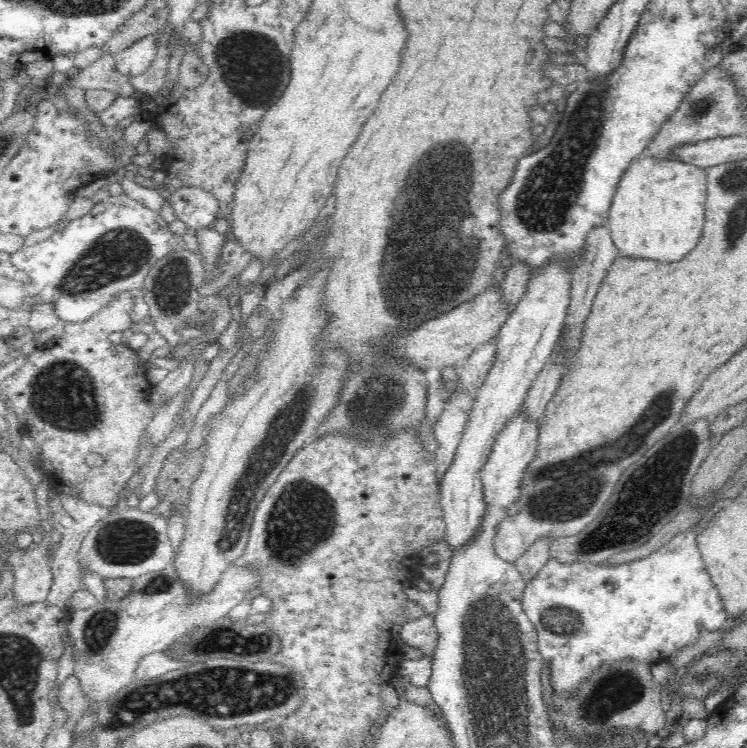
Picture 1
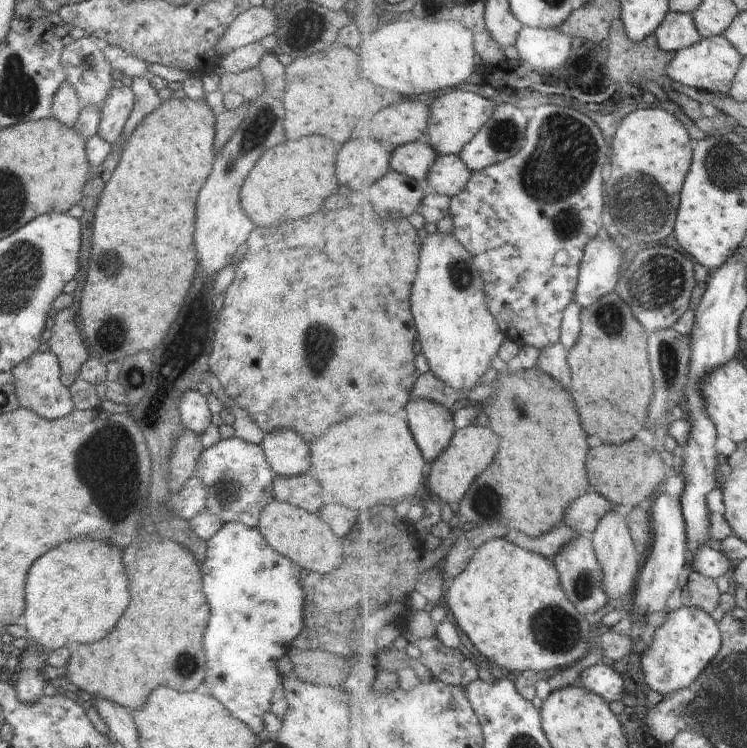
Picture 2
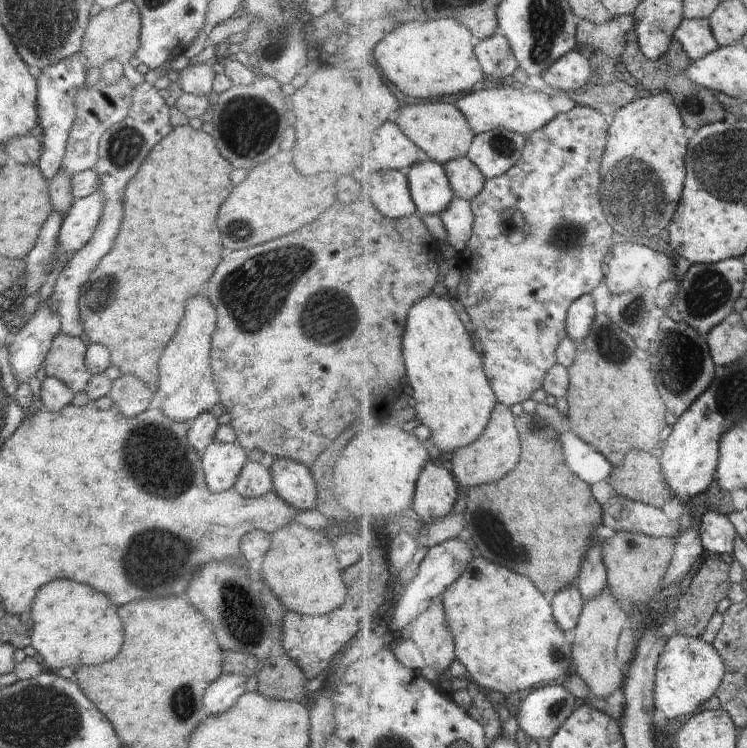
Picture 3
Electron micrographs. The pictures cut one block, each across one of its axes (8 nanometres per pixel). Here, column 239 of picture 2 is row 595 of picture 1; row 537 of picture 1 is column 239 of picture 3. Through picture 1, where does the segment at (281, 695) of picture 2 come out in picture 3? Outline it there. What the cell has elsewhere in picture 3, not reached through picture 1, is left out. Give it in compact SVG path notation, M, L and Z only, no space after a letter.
M224 673L206 688L204 708L208 716L228 713L236 700L245 694L245 683L248 676Z

